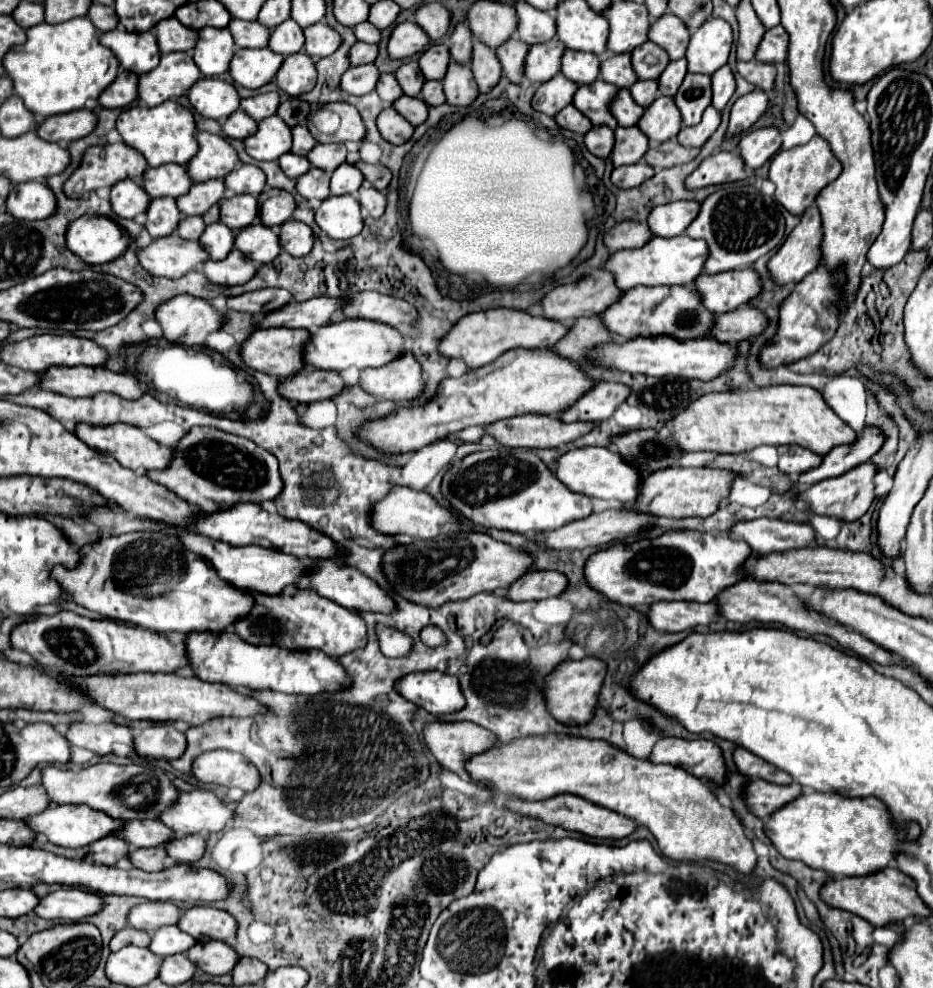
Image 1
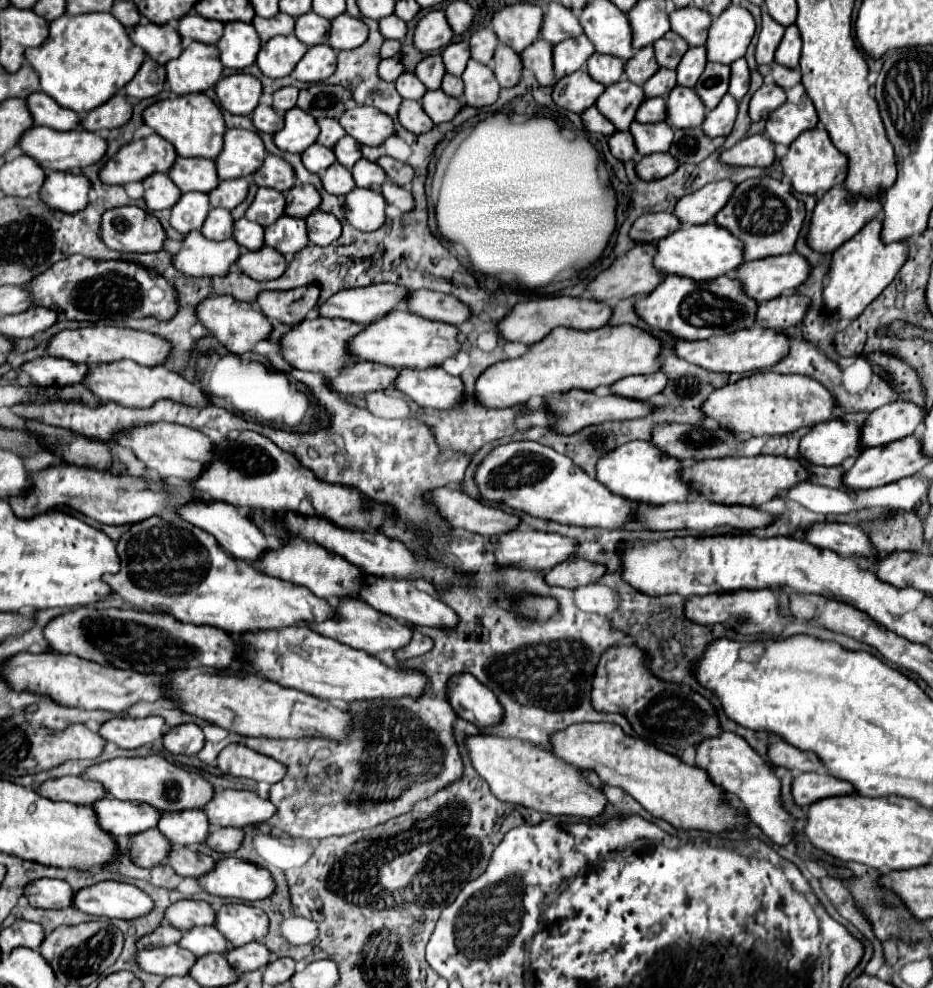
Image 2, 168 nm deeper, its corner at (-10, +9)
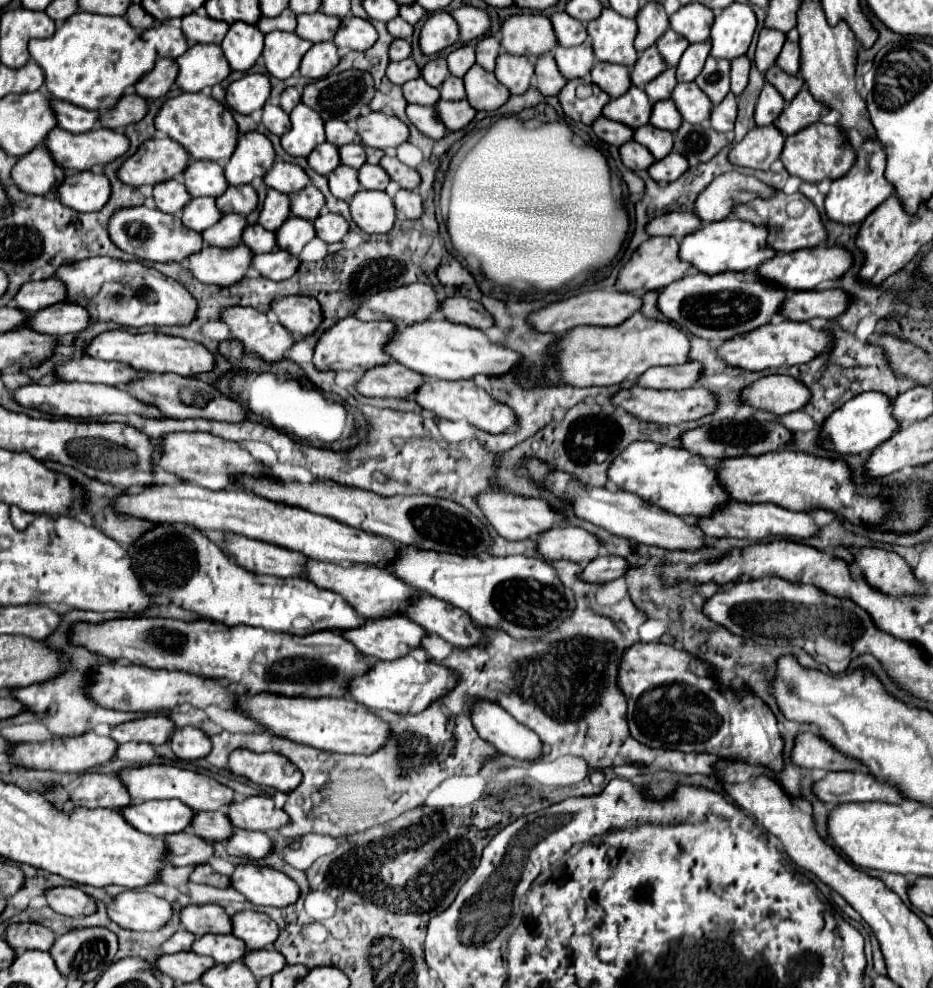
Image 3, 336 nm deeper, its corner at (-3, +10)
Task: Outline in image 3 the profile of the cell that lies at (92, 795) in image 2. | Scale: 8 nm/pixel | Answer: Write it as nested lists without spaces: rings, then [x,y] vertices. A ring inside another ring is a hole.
[[[86,774],[80,784],[70,790],[70,804],[82,808],[122,808],[130,804],[130,796],[116,776]]]

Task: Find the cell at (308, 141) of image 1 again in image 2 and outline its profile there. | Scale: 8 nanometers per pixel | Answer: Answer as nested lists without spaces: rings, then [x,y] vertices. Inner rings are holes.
[[[321,119],[319,127],[321,127],[321,133],[319,133],[317,143],[327,145],[327,147],[333,147],[341,137],[347,135],[337,119]]]

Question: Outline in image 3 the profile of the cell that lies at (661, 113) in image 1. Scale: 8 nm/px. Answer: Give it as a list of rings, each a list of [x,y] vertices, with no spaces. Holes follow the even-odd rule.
[[[694,82],[676,84],[676,88],[672,92],[672,102],[678,108],[684,122],[700,124],[700,122],[710,118],[712,104]]]

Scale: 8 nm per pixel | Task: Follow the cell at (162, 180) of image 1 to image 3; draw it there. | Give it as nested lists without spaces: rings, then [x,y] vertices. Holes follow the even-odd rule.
[[[192,160],[182,172],[182,182],[192,198],[196,196],[220,196],[228,184],[222,176],[222,166],[210,160]]]

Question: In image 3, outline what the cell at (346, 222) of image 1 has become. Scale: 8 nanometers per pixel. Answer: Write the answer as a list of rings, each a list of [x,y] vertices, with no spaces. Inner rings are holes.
[[[358,190],[350,200],[350,214],[366,234],[388,232],[396,218],[392,198],[380,190]]]

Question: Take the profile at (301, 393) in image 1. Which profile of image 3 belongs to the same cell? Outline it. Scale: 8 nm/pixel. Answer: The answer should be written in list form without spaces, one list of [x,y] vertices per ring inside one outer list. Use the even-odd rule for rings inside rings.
[[[388,362],[366,370],[356,382],[356,392],[362,396],[406,398],[414,396],[422,382],[424,378],[418,372],[412,372],[398,362]]]

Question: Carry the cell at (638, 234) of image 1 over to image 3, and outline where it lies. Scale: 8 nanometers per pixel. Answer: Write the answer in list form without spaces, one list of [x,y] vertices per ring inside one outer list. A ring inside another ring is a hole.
[[[666,212],[662,216],[656,216],[646,224],[646,234],[650,236],[674,236],[682,240],[682,236],[690,234],[700,224],[698,218],[694,218],[692,212]]]

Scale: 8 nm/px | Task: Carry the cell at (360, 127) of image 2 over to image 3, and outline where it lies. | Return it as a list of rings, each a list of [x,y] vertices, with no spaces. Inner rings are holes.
[[[370,110],[368,114],[358,116],[356,124],[358,124],[356,132],[360,142],[370,148],[390,150],[406,142],[408,138],[408,126],[400,122],[396,116],[388,116],[384,112]]]

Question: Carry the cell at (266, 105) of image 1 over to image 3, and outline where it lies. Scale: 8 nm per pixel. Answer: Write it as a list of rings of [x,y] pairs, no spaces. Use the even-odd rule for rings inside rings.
[[[286,88],[280,96],[280,108],[284,112],[290,112],[300,102],[300,92],[296,88]]]

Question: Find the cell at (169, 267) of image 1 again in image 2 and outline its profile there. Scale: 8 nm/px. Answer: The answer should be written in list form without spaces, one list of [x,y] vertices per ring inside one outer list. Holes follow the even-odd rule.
[[[191,231],[183,241],[183,249],[173,257],[173,263],[191,277],[223,277],[239,255],[241,247],[235,239],[209,241],[199,231]]]

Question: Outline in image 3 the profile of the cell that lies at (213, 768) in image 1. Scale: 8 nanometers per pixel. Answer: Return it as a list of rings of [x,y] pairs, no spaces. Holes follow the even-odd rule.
[[[234,750],[228,758],[228,768],[232,774],[244,776],[254,784],[270,786],[280,792],[294,790],[302,780],[298,768],[294,768],[286,756],[276,752],[256,754],[250,750]]]

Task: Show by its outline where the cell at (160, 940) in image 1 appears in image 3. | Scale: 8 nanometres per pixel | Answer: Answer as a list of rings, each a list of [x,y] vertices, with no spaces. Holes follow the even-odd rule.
[[[204,934],[194,940],[192,952],[210,956],[218,964],[230,964],[234,960],[242,960],[242,956],[246,954],[246,946],[232,934]]]

